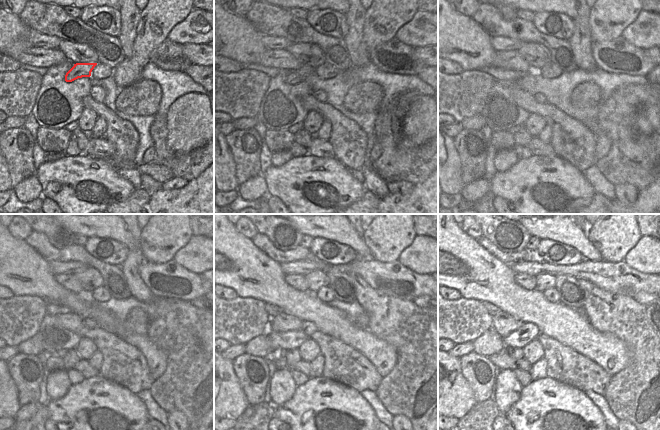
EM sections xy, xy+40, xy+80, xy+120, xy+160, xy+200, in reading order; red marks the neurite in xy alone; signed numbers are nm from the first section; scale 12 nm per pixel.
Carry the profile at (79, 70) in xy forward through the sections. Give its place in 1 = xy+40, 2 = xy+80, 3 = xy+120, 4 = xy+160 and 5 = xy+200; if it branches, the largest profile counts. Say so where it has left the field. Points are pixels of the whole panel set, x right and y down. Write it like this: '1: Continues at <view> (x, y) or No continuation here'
1: Continues at xy+40 (294, 77)
2: Continues at xy+80 (512, 83)
3: Continues at xy+120 (51, 308)
4: Continues at xy+160 (272, 310)
5: Continues at xy+200 (493, 310).

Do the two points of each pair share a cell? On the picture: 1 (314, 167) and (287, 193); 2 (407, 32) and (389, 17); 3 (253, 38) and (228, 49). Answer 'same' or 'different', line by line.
1: same
2: different
3: same

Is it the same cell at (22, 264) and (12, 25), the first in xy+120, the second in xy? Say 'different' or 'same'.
same

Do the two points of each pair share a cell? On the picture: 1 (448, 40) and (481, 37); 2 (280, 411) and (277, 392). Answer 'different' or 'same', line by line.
1: same
2: different

